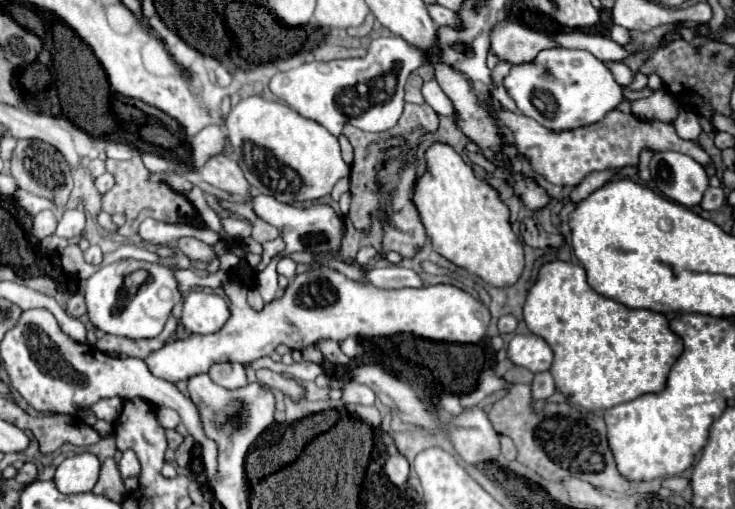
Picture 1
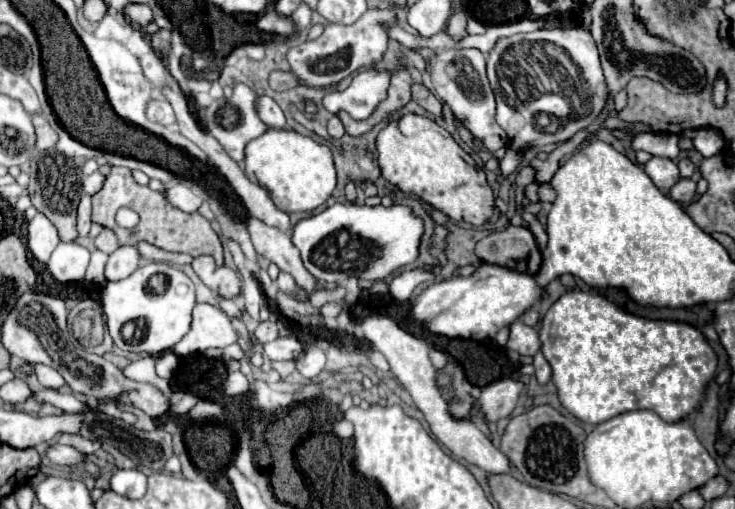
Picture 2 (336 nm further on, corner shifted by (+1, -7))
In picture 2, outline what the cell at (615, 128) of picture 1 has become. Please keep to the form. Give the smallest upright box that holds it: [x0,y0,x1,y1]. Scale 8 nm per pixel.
[429,48,507,152]

